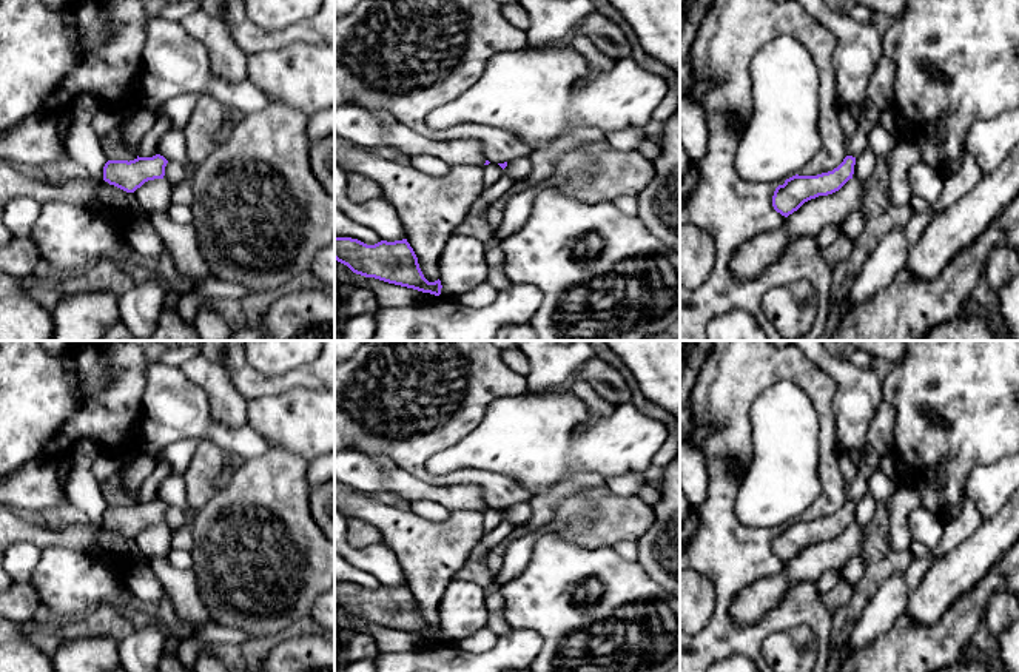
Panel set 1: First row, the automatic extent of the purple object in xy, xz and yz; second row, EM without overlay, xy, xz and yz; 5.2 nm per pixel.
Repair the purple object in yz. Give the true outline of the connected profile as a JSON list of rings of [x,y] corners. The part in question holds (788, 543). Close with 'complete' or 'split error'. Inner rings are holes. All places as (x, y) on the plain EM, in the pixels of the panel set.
[[[846,501],[832,516],[817,521],[792,521],[779,530],[772,541],[772,552],[777,558],[788,563],[805,547],[819,541],[839,536],[854,519],[856,502]]] | complete

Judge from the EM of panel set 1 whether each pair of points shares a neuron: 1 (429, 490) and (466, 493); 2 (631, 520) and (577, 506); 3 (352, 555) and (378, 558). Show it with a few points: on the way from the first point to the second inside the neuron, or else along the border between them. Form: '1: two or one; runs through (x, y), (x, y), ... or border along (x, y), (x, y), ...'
1: one; runs through (438, 493), (457, 493)
2: one; runs through (617, 518), (591, 518)
3: one; runs through (358, 558), (372, 558)

